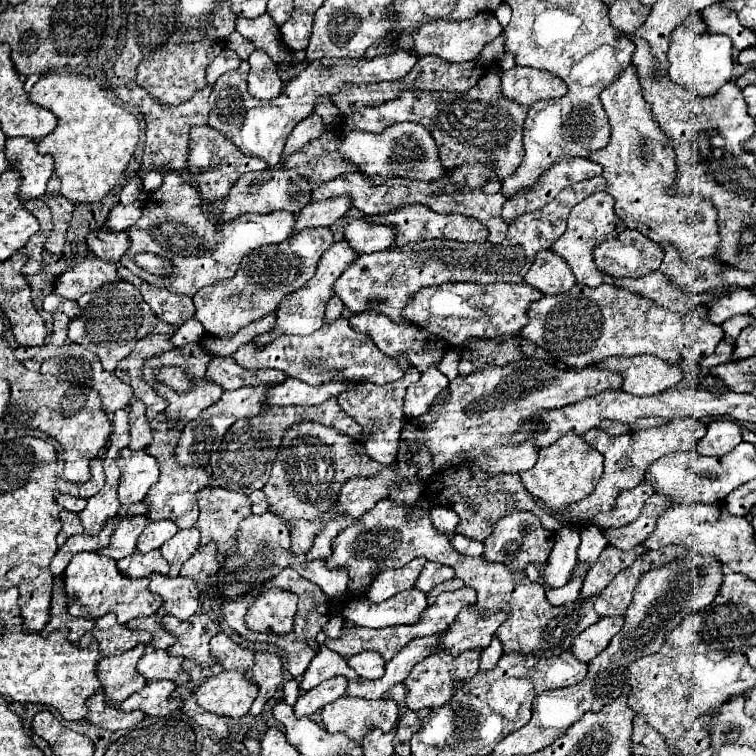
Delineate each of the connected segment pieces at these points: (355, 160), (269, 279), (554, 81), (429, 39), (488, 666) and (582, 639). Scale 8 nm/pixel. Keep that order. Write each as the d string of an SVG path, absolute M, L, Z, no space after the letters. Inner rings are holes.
M401 122L401 124L385 128L379 134L351 130L341 138L337 152L347 162L355 164L361 170L361 174L371 180L371 184L381 184L383 180L393 178L393 176L435 182L449 174L449 170L443 168L439 162L439 150L435 146L433 136L429 134L425 126L419 126L415 122Z
M307 228L295 232L281 244L269 244L251 252L253 256L249 254L241 262L245 268L239 268L233 278L206 286L193 296L197 308L195 318L205 326L209 336L231 338L239 328L271 314L283 296L305 286L313 278L319 258L331 244L333 234L329 228Z
M515 66L501 72L501 92L509 100L519 104L533 104L539 100L553 100L567 94L567 86L561 78L547 70Z
M489 12L489 14L477 14L475 18L463 20L463 22L431 20L427 24L421 24L421 28L417 28L417 32L413 34L413 40L415 40L415 52L419 56L435 54L447 62L467 62L467 60L475 60L485 48L485 44L495 40L501 32L503 32L503 26L497 22L493 12Z
M495 636L495 638L491 640L489 648L485 648L485 650L481 652L479 670L481 670L481 672L485 672L485 670L493 670L493 668L497 666L497 662L499 662L501 654L503 654L503 648L501 648L501 644L499 644L499 638Z
M623 616L599 618L595 624L591 624L573 640L571 646L573 656L589 664L599 652L603 652L609 646L611 638L621 630L621 626L623 626Z

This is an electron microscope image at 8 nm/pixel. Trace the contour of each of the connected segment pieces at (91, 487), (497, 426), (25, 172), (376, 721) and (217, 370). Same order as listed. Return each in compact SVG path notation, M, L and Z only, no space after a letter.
M95 458L91 460L91 480L81 484L79 488L79 496L81 498L91 498L93 494L97 494L105 484L105 476L103 476L103 460Z
M527 358L507 364L507 368L483 368L483 372L475 372L475 376L457 376L449 384L449 394L443 402L435 402L425 414L421 414L419 418L409 418L405 422L395 460L397 468L383 468L367 478L355 476L341 486L337 504L331 512L325 512L317 520L289 522L291 552L307 554L313 546L315 536L321 532L325 522L331 520L331 516L349 514L351 518L361 518L361 514L371 510L381 498L387 498L393 486L403 482L417 482L419 468L415 464L409 464L409 458L419 446L425 446L431 452L433 466L437 472L461 460L469 460L487 474L519 474L535 466L537 460L537 450L531 444L531 440L527 444L511 442L511 436L515 430L519 430L519 424L523 424L527 418L535 416L541 410L563 408L567 404L579 402L605 390L619 390L621 384L623 380L617 372L599 370L595 366L587 366L579 372L559 370L551 364Z
M7 138L5 158L11 170L21 174L19 198L31 200L45 194L45 186L53 176L53 158L37 152L35 142L29 138Z
M343 696L343 698L327 704L321 712L321 718L323 718L323 726L327 732L343 732L355 744L361 746L363 738L369 730L379 728L383 732L389 732L397 724L397 718L399 718L397 710L399 710L399 706L395 704L395 700L351 700L351 698Z
M213 358L207 366L205 380L219 384L223 390L237 390L243 386L281 384L287 376L279 370L247 370L241 368L233 358Z

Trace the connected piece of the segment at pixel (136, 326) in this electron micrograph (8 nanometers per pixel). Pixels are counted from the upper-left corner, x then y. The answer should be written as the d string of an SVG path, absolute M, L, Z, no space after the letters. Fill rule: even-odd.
M123 280L111 282L95 292L85 294L83 298L79 298L77 304L81 308L81 314L69 322L67 336L71 342L81 344L83 348L97 354L107 372L113 372L113 368L117 368L117 362L123 360L143 336L159 332L169 332L169 334L175 332L169 324L163 324L157 316L153 316L141 292Z

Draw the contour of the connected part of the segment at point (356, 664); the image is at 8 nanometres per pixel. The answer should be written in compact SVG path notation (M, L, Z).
M361 652L355 654L351 658L347 658L347 664L361 676L367 680L375 680L383 676L383 668L385 668L385 660L375 654L375 652Z

